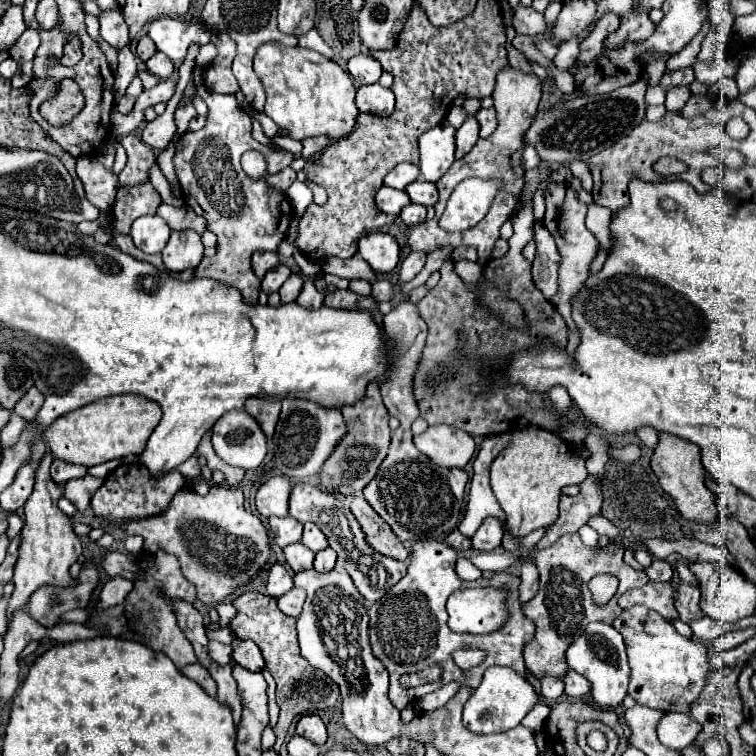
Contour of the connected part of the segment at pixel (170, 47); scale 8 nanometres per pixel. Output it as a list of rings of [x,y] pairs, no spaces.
[[[159,18],[151,22],[149,38],[153,38],[159,52],[167,54],[173,62],[183,62],[191,44],[207,44],[211,32],[203,24],[181,22],[175,18]]]

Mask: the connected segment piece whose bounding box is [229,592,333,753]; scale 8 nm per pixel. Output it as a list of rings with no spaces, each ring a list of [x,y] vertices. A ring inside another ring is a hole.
[[[245,592],[233,604],[237,608],[237,616],[229,622],[229,628],[233,630],[233,634],[237,638],[253,640],[261,648],[261,654],[265,658],[265,666],[271,670],[271,674],[275,678],[276,700],[281,708],[281,714],[279,714],[279,722],[273,728],[276,734],[276,743],[273,749],[279,753],[295,716],[313,712],[315,702],[317,702],[317,706],[321,706],[321,702],[323,702],[323,706],[329,706],[327,702],[329,702],[329,698],[333,698],[331,696],[333,690],[327,688],[327,686],[331,686],[327,682],[331,682],[331,680],[321,670],[313,668],[305,658],[301,658],[299,644],[297,644],[295,618],[283,614],[279,610],[275,598],[261,594],[261,592]]]

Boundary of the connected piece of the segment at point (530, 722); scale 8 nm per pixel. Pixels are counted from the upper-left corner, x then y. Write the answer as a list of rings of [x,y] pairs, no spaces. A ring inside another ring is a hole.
[[[539,702],[539,704],[535,704],[535,708],[523,718],[523,726],[527,726],[527,728],[531,728],[531,730],[535,730],[535,732],[539,732],[539,730],[543,730],[543,724],[545,724],[545,720],[547,720],[547,714],[549,714],[549,704],[545,704],[545,702]]]

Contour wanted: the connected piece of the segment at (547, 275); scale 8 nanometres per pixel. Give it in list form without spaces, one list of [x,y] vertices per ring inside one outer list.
[[[535,224],[535,244],[537,254],[531,264],[533,284],[541,290],[541,294],[551,300],[557,292],[557,270],[559,270],[559,252],[555,246],[555,240],[547,230],[543,230],[543,224]]]

